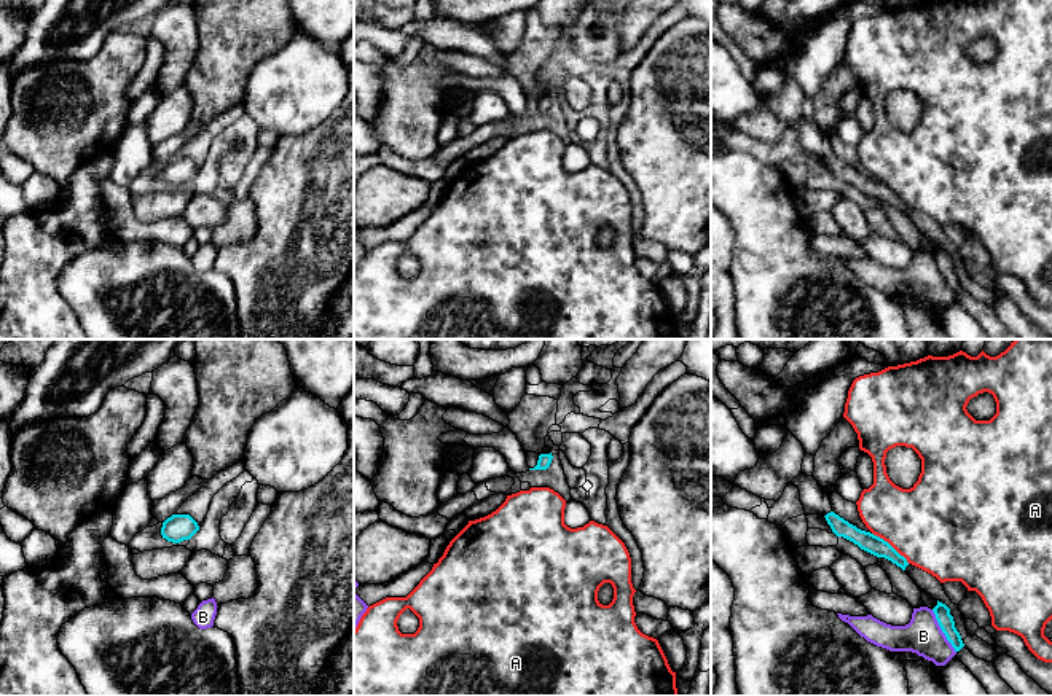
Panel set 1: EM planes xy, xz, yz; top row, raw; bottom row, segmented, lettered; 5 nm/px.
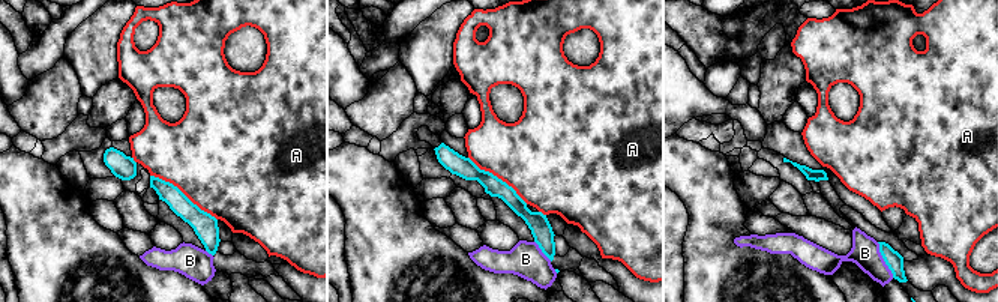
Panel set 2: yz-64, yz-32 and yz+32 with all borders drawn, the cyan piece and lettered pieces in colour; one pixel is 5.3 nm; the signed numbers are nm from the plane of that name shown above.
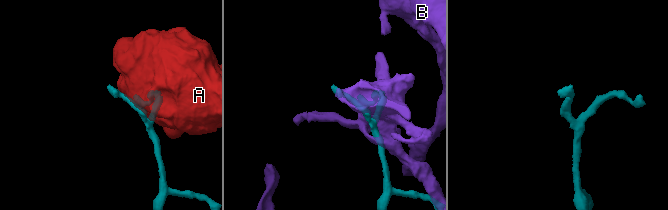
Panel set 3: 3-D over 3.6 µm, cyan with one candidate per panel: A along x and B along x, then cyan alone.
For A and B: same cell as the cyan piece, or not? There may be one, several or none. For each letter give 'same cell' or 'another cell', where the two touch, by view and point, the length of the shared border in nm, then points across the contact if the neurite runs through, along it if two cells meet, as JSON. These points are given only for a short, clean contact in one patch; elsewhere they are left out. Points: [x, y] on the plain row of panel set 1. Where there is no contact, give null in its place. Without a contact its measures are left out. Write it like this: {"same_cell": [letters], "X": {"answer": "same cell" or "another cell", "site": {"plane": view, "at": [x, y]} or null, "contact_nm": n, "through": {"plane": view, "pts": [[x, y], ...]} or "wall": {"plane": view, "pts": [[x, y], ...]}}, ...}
{"same_cell": [], "A": {"answer": "another cell", "site": {"plane": "yz", "at": [890, 188]}, "contact_nm": 240}, "B": {"answer": "another cell", "site": {"plane": "yz", "at": [942, 274]}, "contact_nm": 240}}

